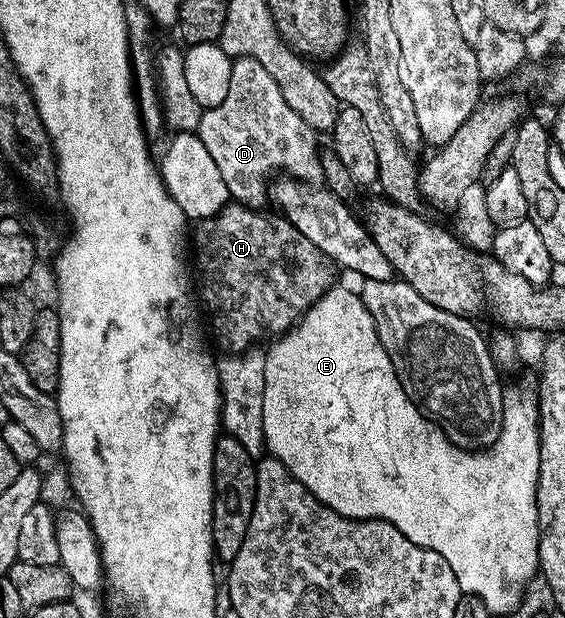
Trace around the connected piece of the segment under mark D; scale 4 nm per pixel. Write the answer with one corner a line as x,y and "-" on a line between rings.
233,60
228,95
220,105
203,110
196,134
204,141
204,149
208,149
212,161
216,161
216,169
220,169
224,185
228,185
231,200
248,207
261,208
262,202
268,199
266,175
273,171
282,171
278,173
311,185
323,182
319,136
284,101
279,85
258,60

